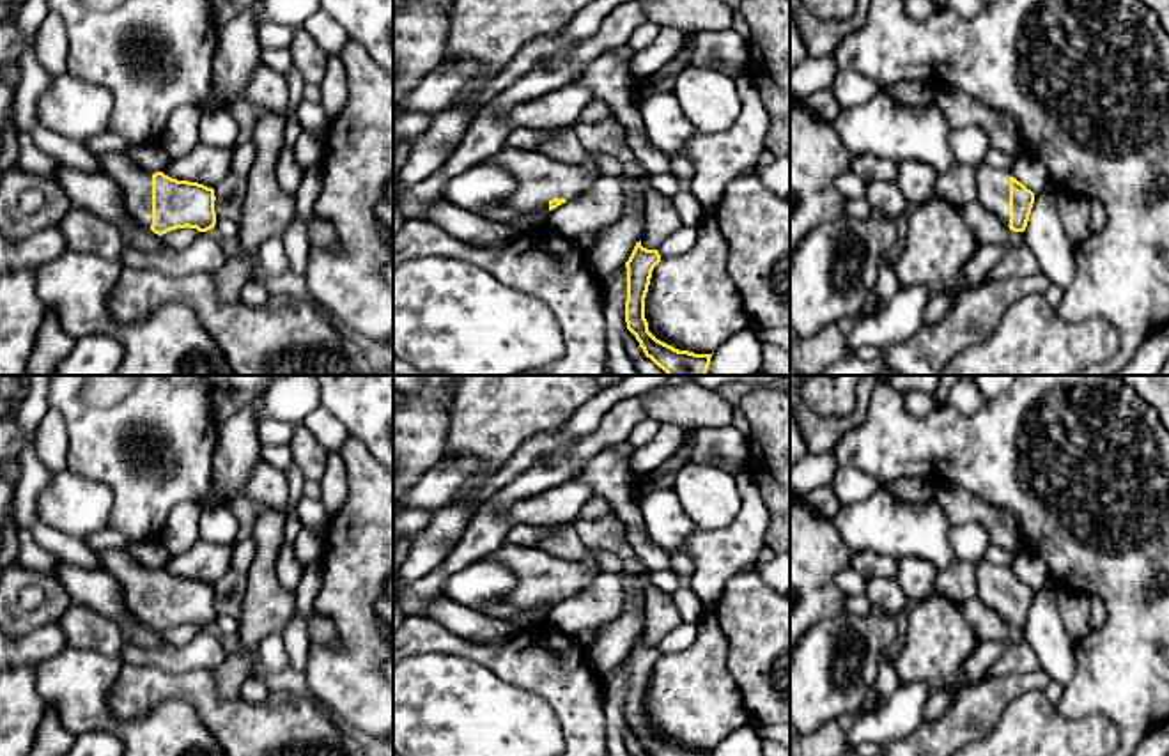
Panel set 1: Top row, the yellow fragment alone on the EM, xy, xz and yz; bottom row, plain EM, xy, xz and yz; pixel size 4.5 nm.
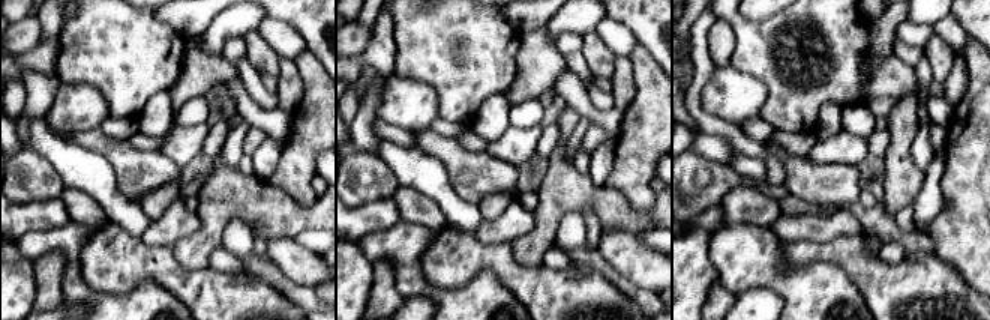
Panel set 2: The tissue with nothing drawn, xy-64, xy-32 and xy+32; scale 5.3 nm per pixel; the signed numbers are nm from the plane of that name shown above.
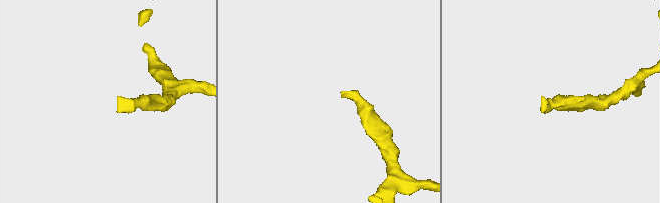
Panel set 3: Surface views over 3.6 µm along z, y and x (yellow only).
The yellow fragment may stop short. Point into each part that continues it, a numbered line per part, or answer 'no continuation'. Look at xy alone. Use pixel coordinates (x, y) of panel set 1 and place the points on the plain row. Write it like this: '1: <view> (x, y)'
1: xy (137, 579)

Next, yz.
1: yz (992, 581)

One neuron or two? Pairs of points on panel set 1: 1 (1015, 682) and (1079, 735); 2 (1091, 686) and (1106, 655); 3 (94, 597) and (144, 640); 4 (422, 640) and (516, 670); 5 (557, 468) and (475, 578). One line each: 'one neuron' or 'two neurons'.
1: two neurons
2: one neuron
3: one neuron
4: one neuron
5: two neurons

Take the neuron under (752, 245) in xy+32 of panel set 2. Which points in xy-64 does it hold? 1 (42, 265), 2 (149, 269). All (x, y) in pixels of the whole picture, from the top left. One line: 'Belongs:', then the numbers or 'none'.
Belongs: none

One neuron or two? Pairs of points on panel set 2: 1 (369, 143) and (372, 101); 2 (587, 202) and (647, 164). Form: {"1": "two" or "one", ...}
{"1": "one", "2": "two"}

